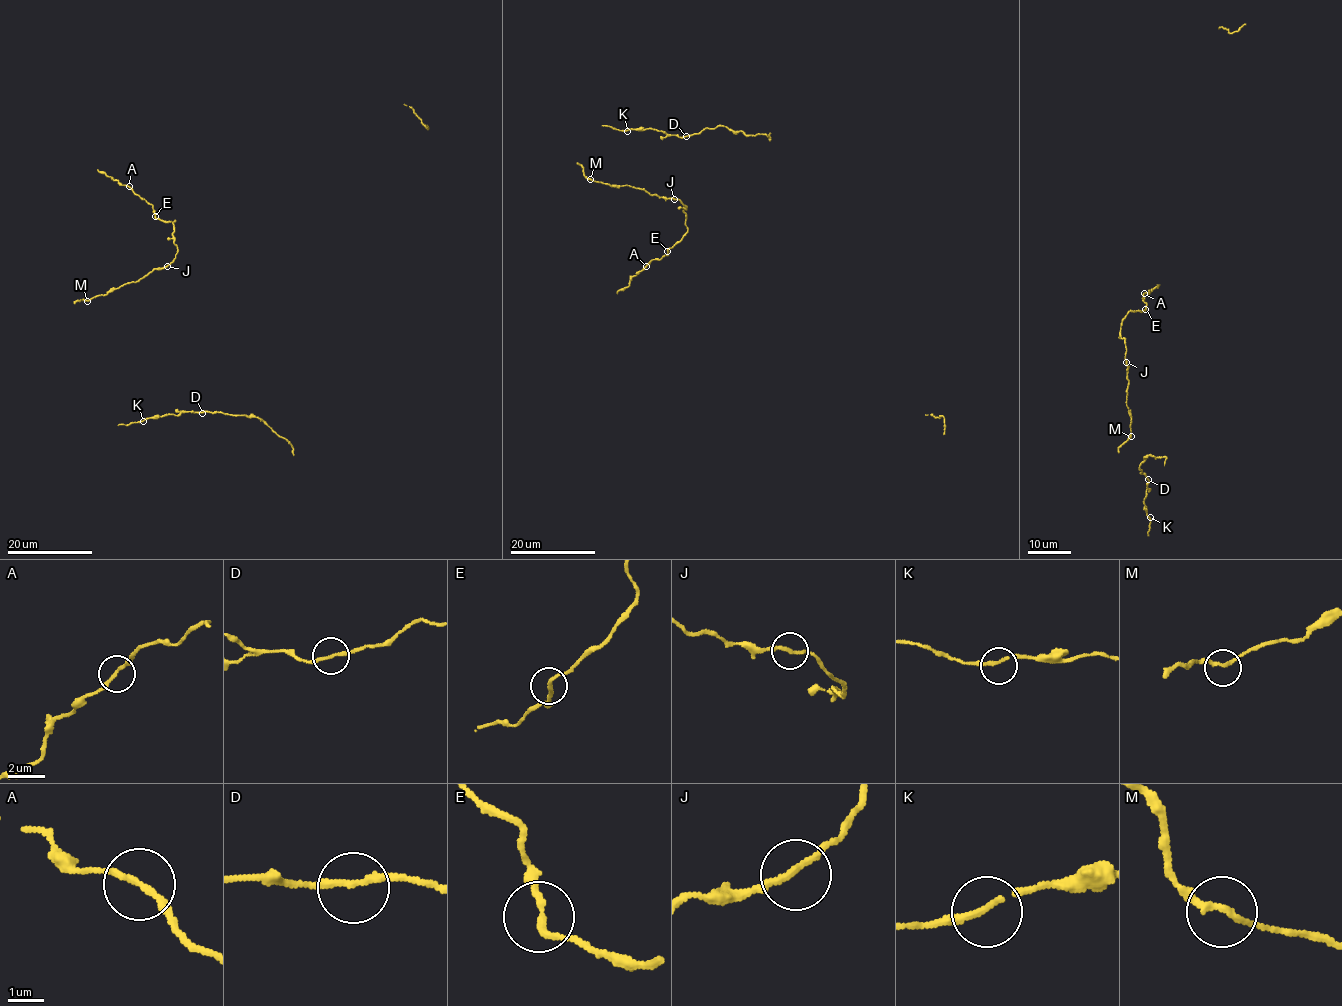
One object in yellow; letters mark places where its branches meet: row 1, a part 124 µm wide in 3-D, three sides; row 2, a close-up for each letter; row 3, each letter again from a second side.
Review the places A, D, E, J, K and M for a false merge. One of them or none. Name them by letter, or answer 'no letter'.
no letter

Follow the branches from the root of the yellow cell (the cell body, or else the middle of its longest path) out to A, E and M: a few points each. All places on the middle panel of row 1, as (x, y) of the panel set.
A: (674, 198), (685, 205), (683, 211), (688, 229), (669, 248), (668, 255), (653, 259), (646, 266)
E: (674, 198), (685, 205), (683, 211), (688, 229), (667, 251)
M: (674, 198), (664, 199), (638, 188), (590, 179)

